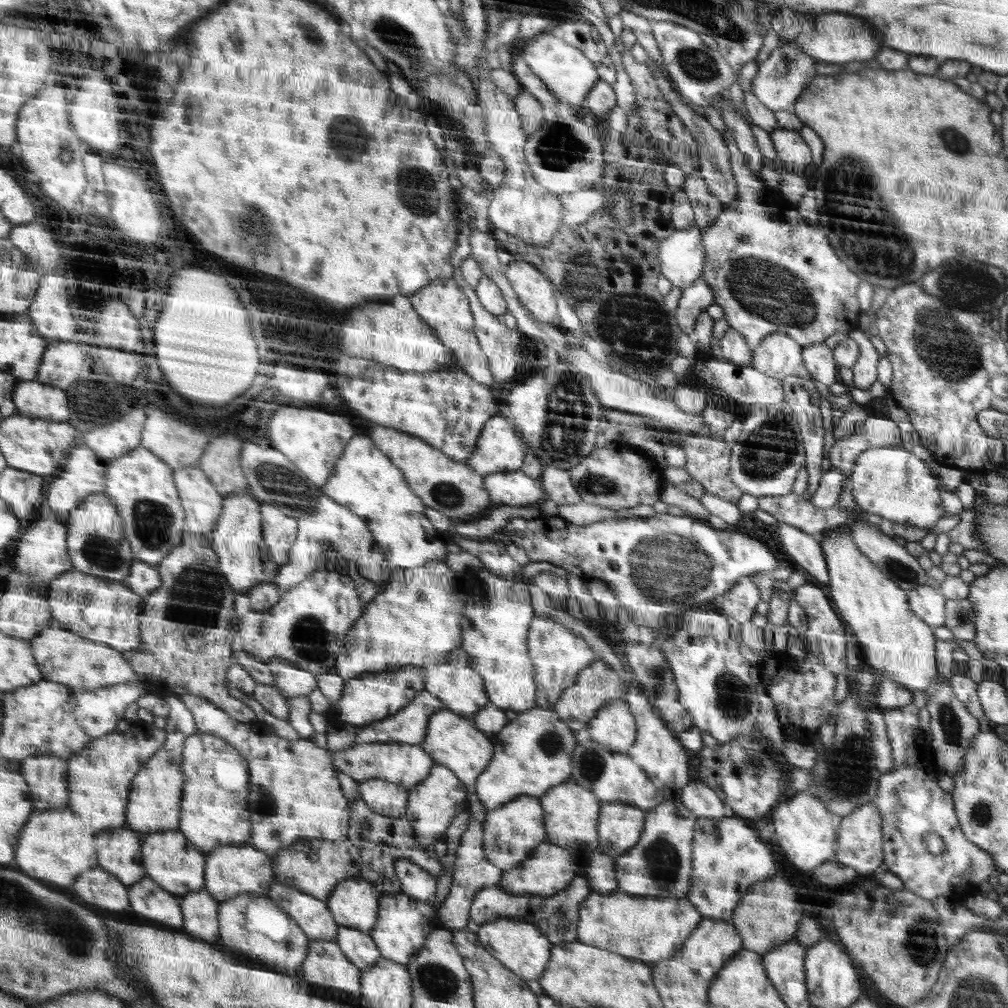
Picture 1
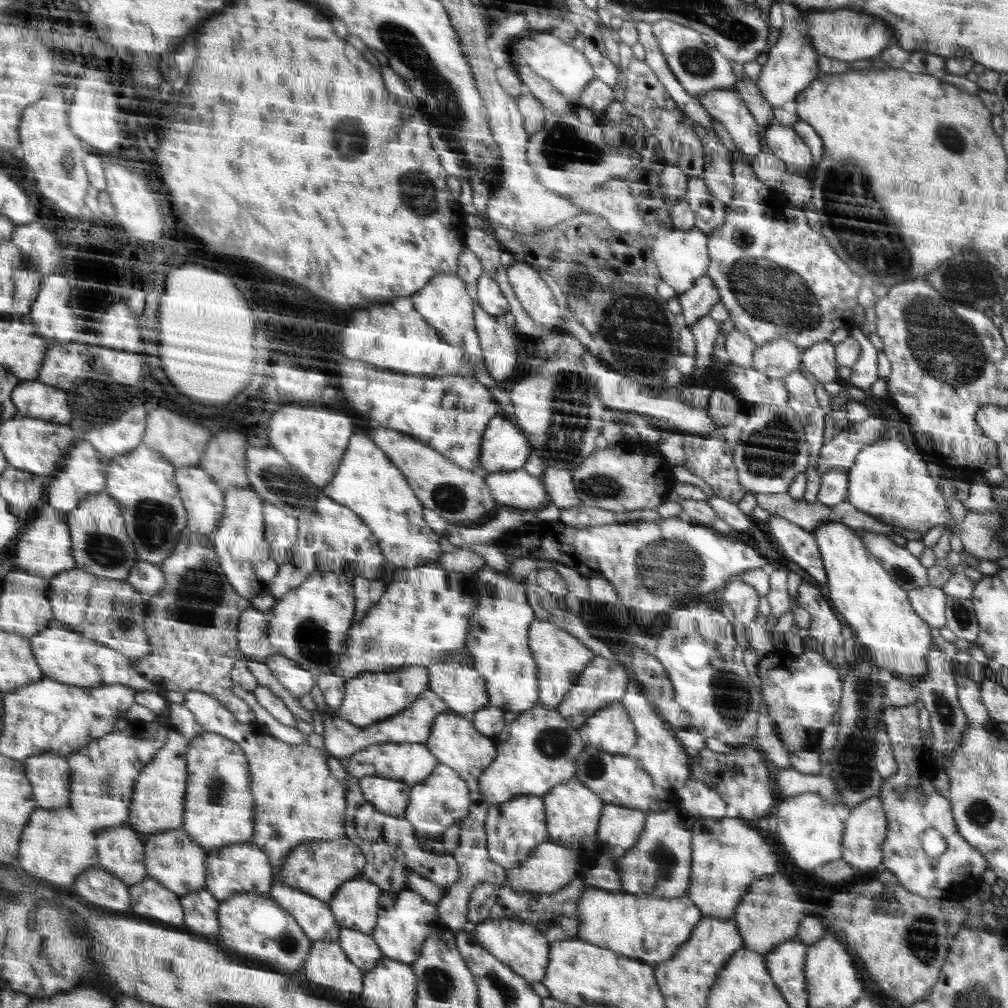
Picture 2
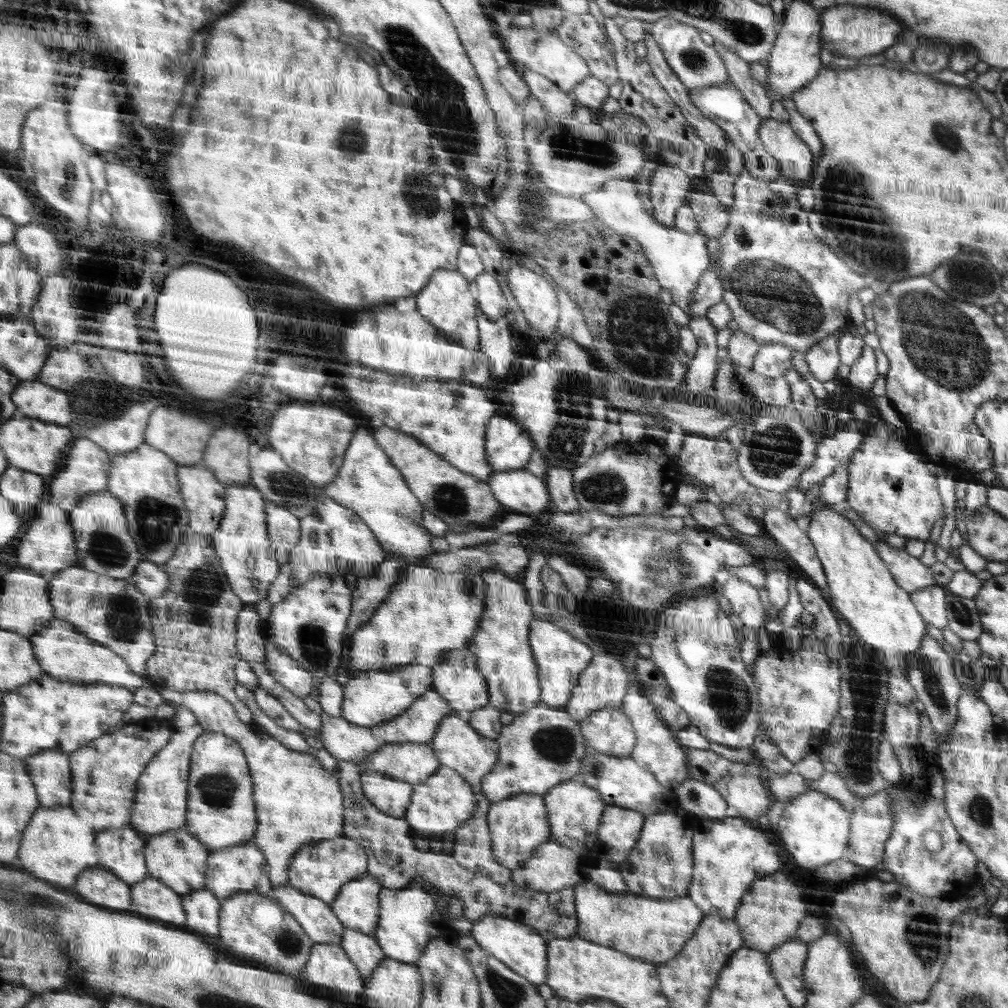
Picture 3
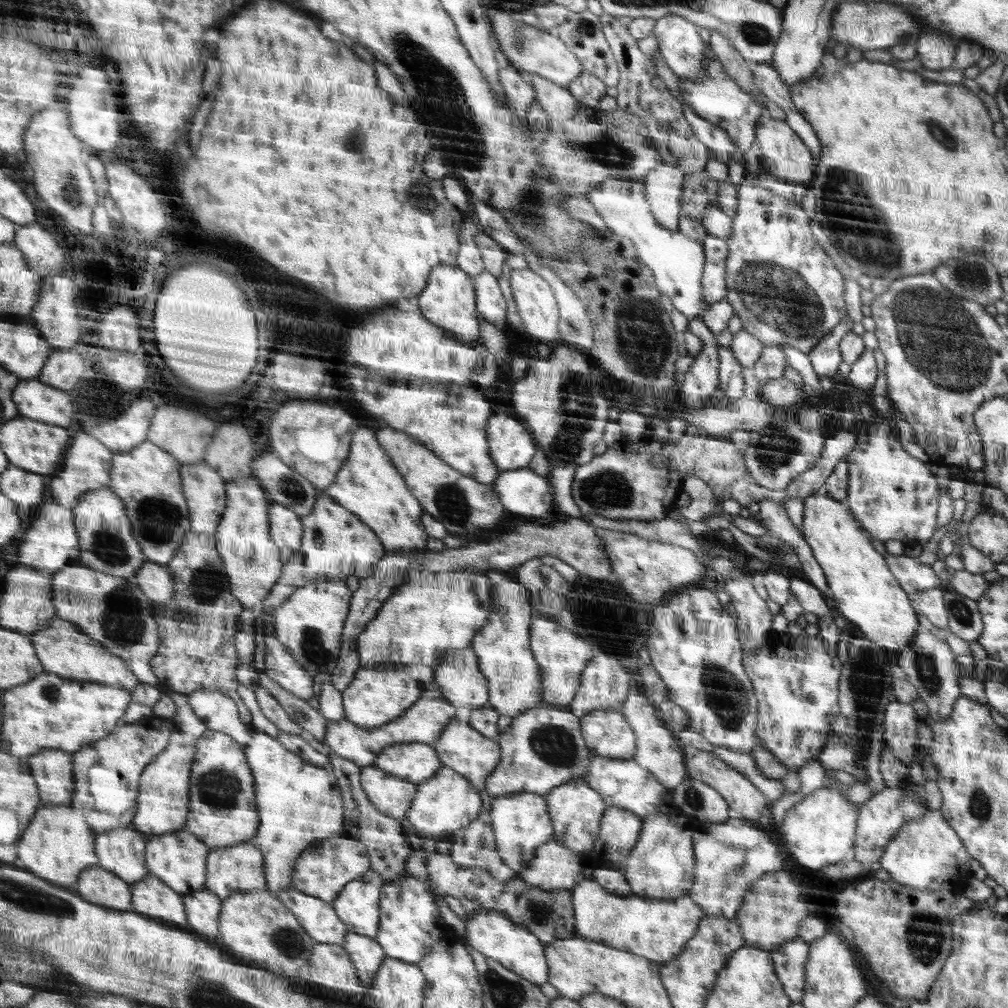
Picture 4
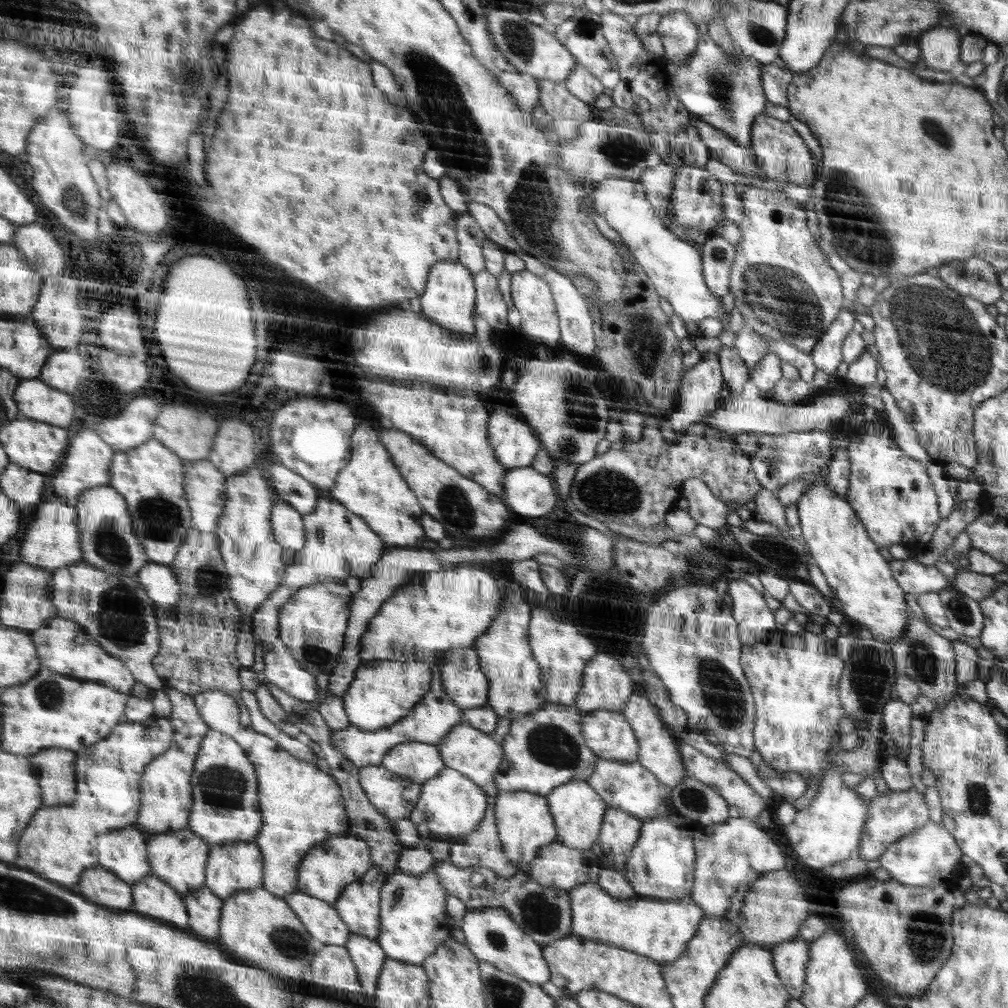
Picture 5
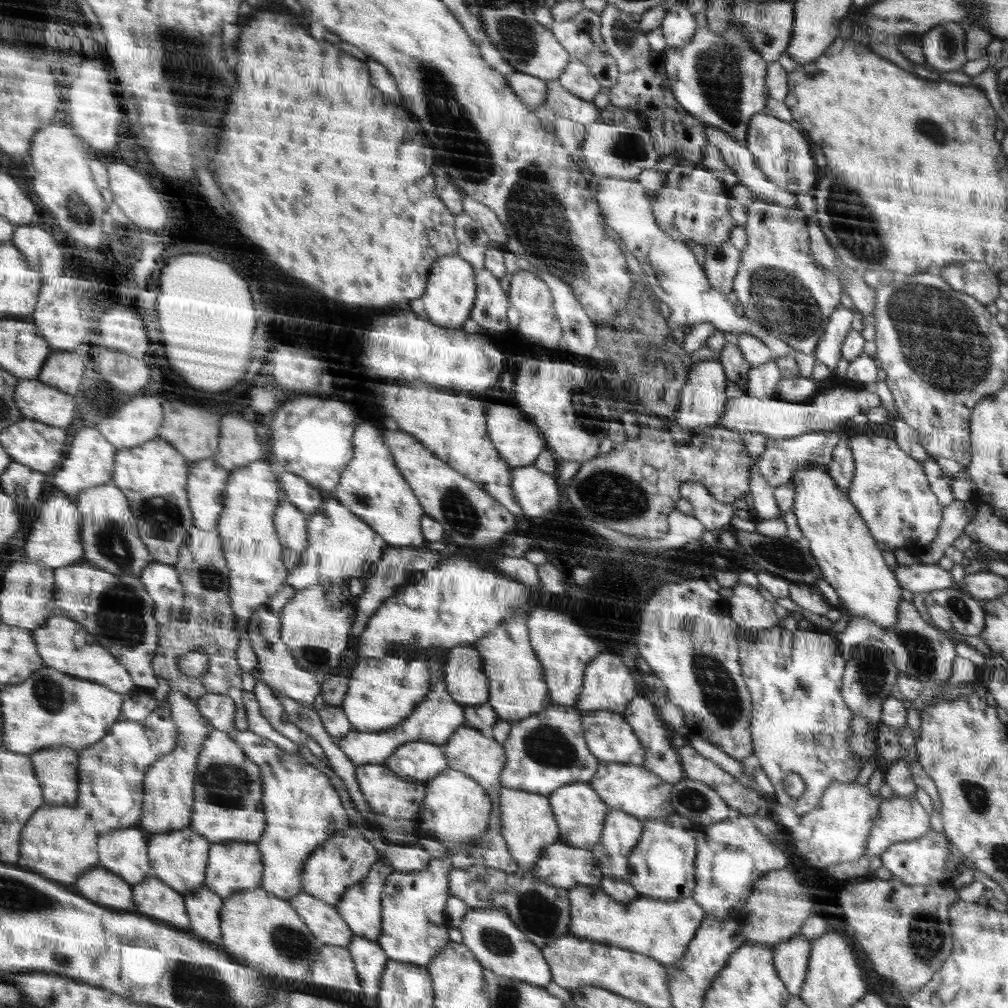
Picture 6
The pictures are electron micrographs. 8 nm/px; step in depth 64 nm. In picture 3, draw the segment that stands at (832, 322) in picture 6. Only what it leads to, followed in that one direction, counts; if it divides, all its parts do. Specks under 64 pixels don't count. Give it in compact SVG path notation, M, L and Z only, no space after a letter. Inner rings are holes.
M834 336L822 339L804 353L810 372L822 382L834 380L841 365L838 341Z

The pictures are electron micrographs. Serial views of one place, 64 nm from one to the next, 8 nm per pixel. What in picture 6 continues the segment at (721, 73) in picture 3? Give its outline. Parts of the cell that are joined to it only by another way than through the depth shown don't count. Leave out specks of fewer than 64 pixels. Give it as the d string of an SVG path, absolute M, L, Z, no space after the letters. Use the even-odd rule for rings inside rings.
M678 3L672 7L672 10L668 10L659 27L666 46L674 50L682 50L684 46L688 46L699 28L696 22L696 16L688 10L684 3Z

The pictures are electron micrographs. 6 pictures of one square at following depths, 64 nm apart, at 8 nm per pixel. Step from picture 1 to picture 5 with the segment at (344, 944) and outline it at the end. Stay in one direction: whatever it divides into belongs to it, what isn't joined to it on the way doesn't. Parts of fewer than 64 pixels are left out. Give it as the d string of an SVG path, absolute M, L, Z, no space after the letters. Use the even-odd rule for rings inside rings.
M351 933L345 947L357 967L358 976L361 976L362 987L366 988L368 996L372 996L376 991L378 976L381 974L384 958L386 958L381 943Z

